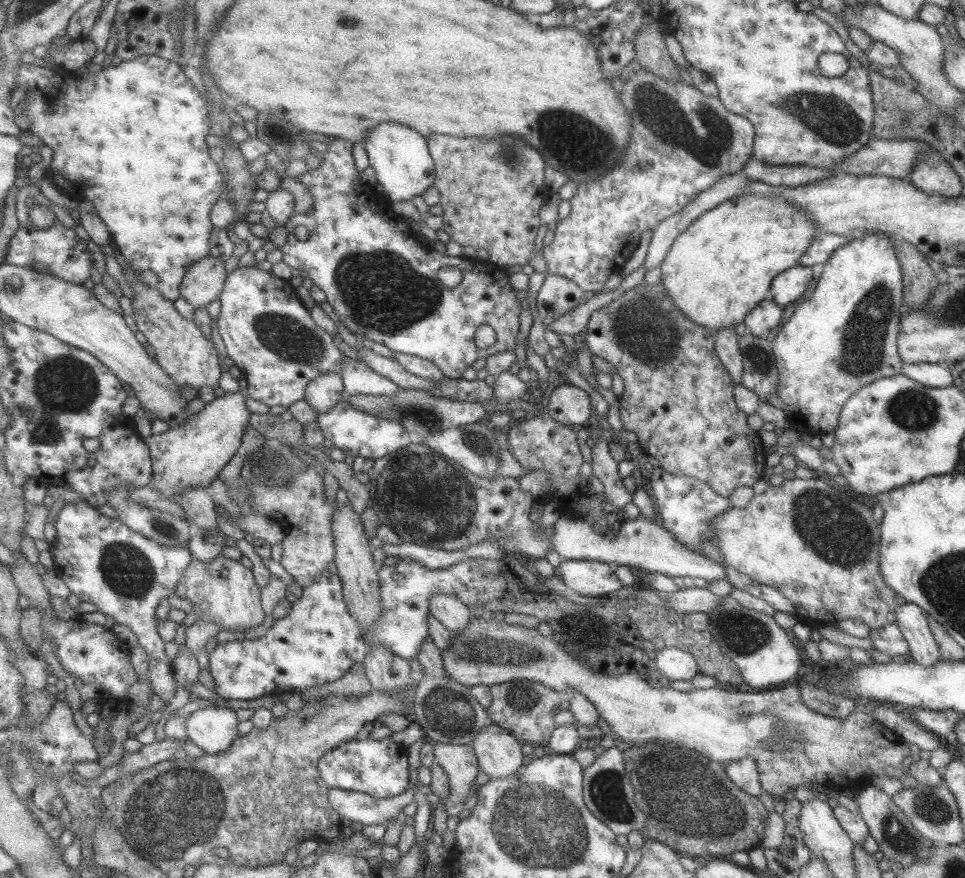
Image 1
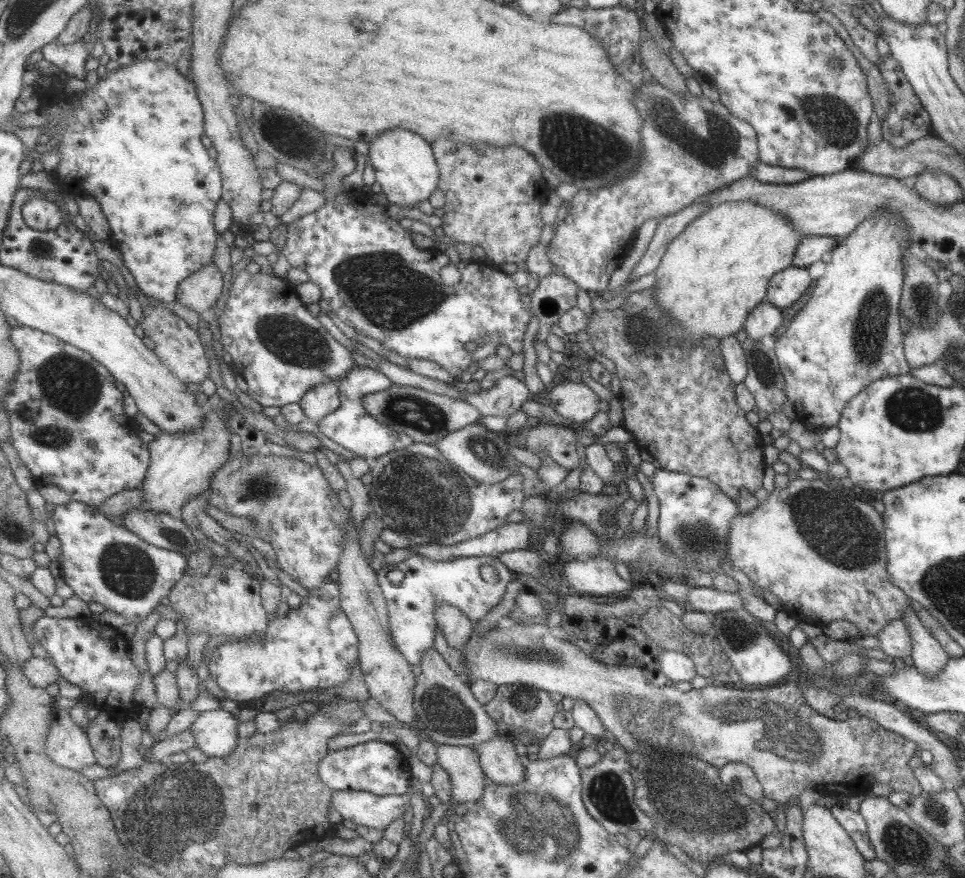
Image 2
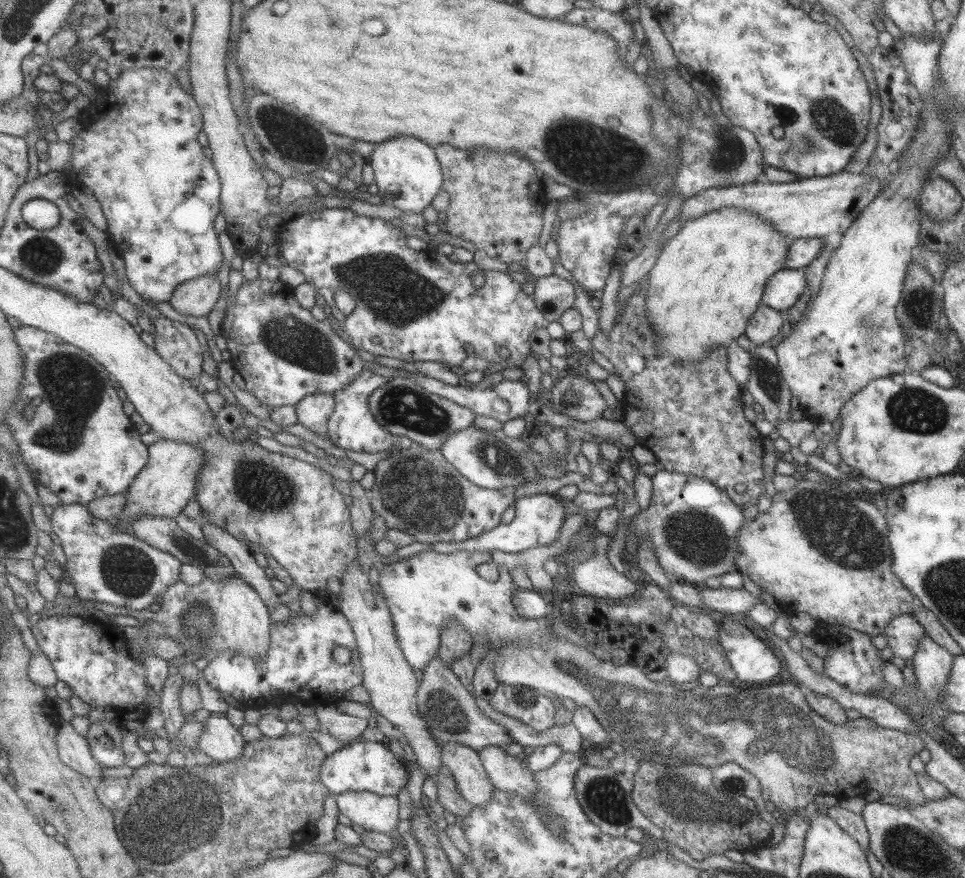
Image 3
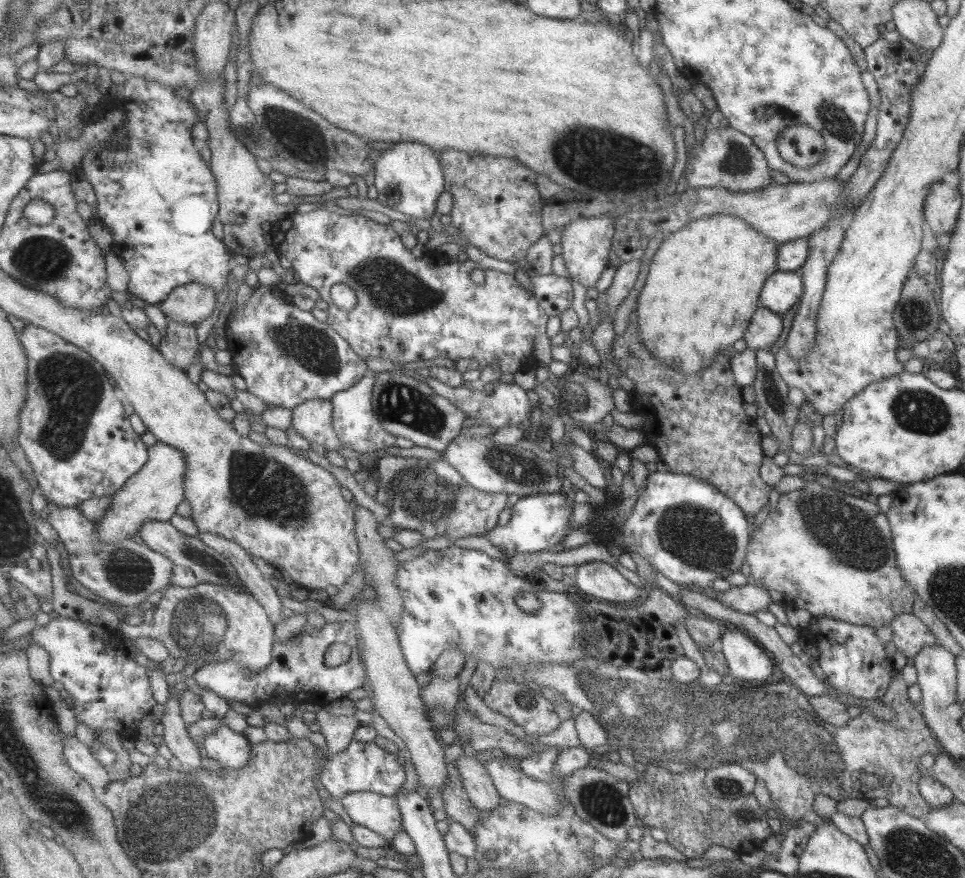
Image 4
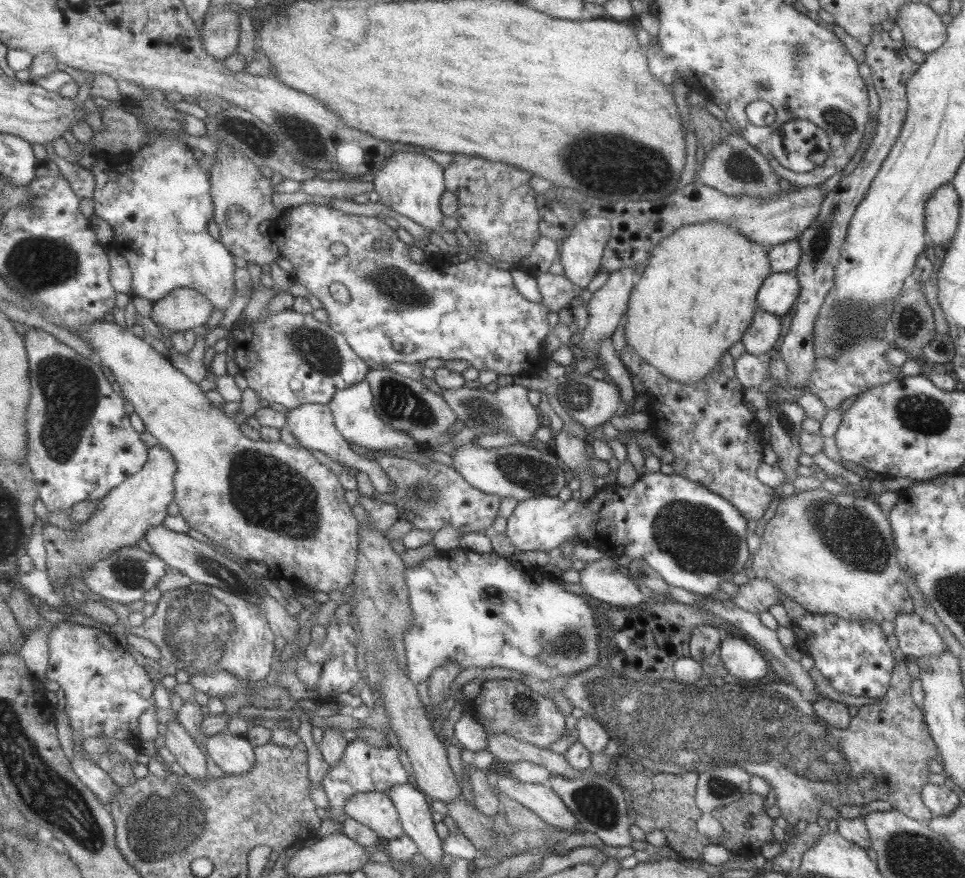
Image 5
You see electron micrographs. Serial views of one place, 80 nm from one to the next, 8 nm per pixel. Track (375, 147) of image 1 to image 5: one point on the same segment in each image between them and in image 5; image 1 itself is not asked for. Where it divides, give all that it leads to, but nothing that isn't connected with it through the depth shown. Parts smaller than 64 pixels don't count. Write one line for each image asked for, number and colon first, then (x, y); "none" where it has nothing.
2: (405, 169)
3: (406, 172)
4: (408, 178)
5: (411, 184)

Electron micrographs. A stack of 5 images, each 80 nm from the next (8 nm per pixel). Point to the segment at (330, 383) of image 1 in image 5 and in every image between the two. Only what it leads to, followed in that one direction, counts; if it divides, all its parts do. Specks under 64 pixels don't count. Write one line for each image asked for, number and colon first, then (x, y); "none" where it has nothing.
2: (323, 399)
3: (313, 412)
4: (313, 419)
5: (313, 425)

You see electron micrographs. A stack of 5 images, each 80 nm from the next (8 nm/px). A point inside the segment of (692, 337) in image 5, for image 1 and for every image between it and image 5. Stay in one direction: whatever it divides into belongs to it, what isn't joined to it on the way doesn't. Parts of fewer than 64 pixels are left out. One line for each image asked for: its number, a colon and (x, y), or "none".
1: (720, 267)
2: (715, 271)
3: (708, 278)
4: (702, 288)

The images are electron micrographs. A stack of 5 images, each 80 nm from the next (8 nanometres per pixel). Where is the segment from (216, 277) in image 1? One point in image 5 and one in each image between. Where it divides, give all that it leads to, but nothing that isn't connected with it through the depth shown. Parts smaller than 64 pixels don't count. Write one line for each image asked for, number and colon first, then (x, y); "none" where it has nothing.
2: (200, 293)
3: (197, 297)
4: (193, 303)
5: (184, 309)

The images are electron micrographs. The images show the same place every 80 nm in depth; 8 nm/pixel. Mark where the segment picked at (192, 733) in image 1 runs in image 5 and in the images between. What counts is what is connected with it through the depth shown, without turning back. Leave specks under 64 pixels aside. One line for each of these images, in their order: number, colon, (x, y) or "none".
2: (216, 731)
3: (221, 741)
4: (233, 750)
5: (235, 754)

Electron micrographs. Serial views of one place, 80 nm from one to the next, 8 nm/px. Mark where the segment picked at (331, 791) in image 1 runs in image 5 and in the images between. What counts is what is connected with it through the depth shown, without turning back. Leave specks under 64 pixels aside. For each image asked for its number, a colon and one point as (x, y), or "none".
2: (364, 808)
3: (373, 812)
4: (379, 813)
5: (374, 809)

